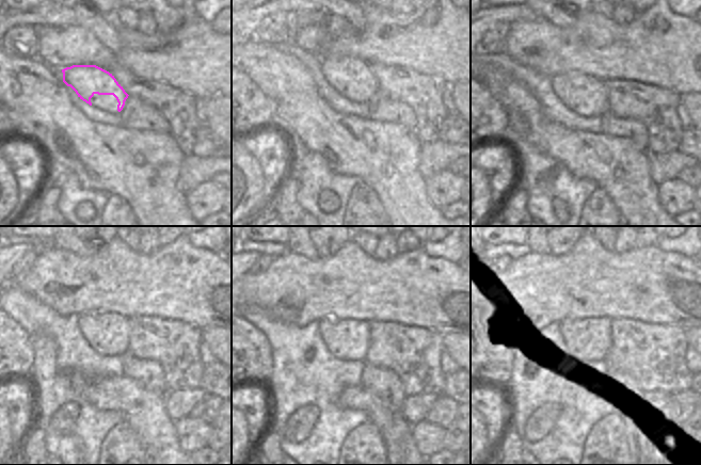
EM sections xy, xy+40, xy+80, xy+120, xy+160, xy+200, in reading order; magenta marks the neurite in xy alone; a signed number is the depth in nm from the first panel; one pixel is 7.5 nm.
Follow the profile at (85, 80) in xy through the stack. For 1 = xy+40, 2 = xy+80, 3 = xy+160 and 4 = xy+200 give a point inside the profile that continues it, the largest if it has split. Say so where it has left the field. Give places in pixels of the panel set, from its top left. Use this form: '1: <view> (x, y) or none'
1: xy+40 (339, 82)
2: xy+80 (578, 83)
3: xy+160 (338, 325)
4: xy+200 (603, 325)

